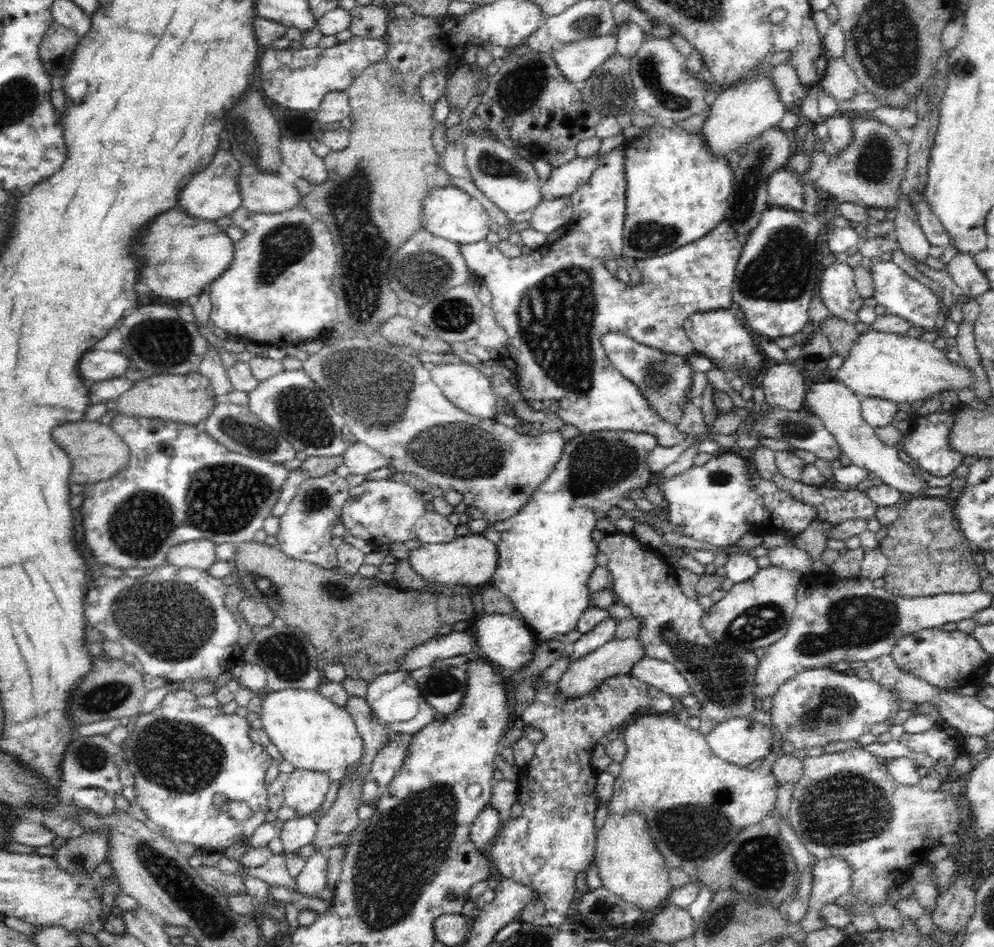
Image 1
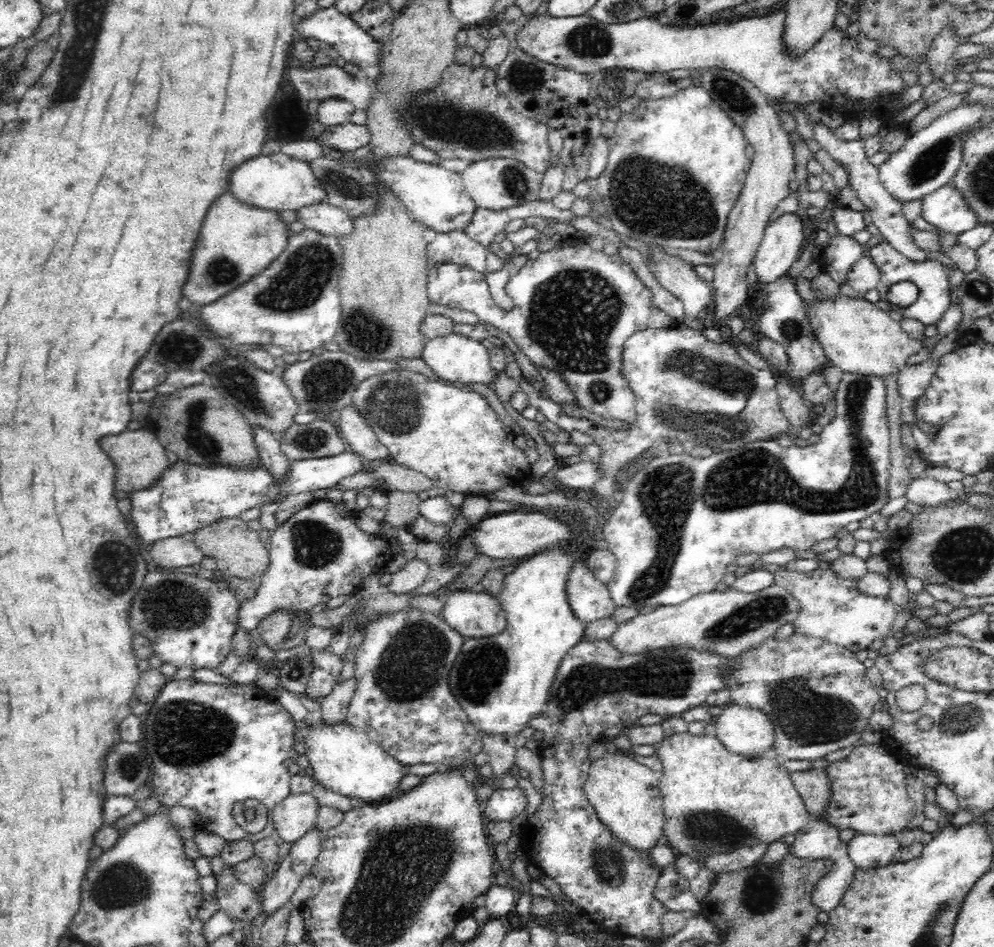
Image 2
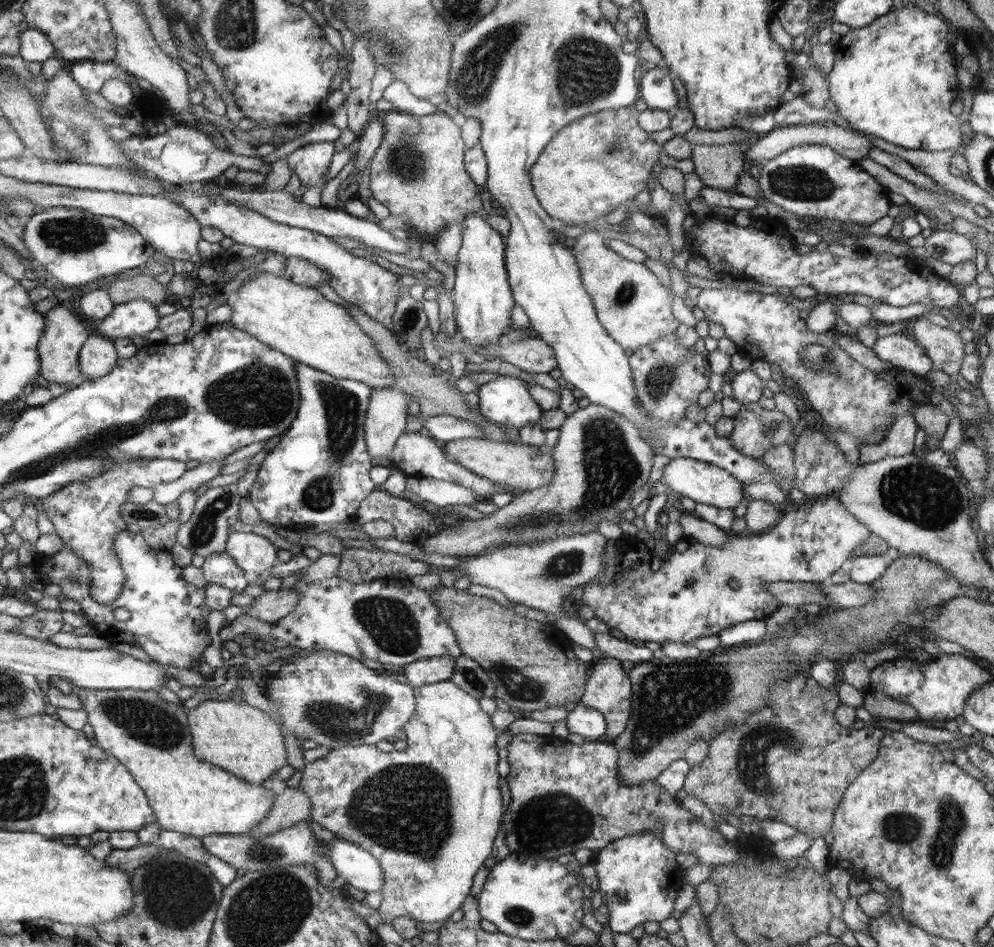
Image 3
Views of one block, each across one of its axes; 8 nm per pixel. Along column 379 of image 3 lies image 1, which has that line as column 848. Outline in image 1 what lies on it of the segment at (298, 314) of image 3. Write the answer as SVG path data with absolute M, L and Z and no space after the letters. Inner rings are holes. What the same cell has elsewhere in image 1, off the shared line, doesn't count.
M869 329L860 333L853 342L844 362L836 370L836 381L845 384L856 396L884 398L905 403L926 401L944 390L958 390L964 387L973 391L973 374L963 364L955 364L946 358L944 351L920 337L897 335Z

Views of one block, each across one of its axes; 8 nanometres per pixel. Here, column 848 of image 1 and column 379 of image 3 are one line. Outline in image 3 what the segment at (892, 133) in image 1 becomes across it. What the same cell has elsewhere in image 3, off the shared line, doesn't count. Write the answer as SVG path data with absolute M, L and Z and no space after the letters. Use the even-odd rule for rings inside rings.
M399 110L388 111L383 119L385 126L383 137L371 158L370 190L372 198L382 203L392 216L410 220L409 232L419 238L431 238L446 229L453 222L462 222L471 212L481 211L482 202L476 192L476 183L466 169L466 142L462 137L462 128L444 111L417 116Z

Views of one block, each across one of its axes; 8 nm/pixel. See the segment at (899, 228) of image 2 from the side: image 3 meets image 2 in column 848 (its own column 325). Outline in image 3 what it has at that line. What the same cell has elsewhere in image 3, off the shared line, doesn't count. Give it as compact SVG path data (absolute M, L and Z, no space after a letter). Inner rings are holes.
M316 142L297 148L285 159L289 168L300 179L305 191L299 200L312 208L322 207L321 196L332 157L338 150L338 143Z

